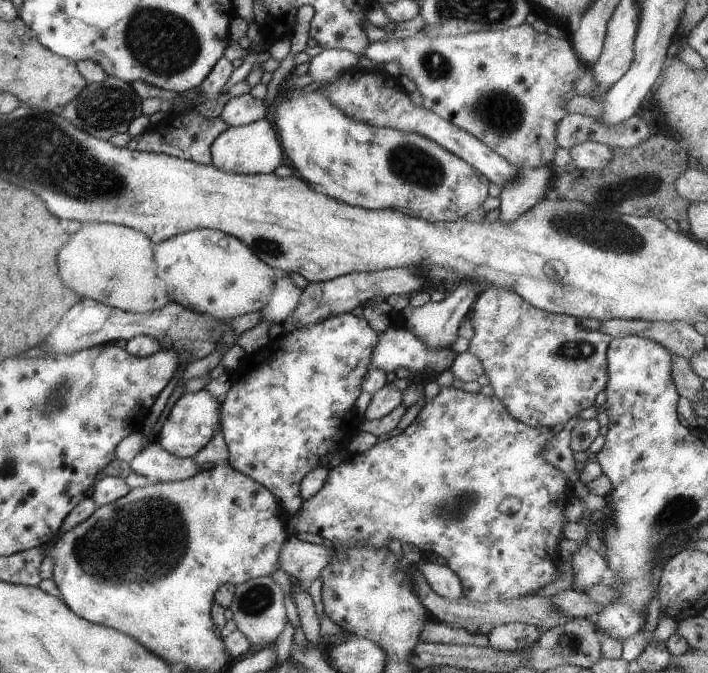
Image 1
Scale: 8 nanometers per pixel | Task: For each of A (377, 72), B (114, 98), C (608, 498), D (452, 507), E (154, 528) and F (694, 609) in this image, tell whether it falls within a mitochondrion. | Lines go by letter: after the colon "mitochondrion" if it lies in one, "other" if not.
A: other
B: mitochondrion
C: other
D: mitochondrion
E: mitochondrion
F: other

